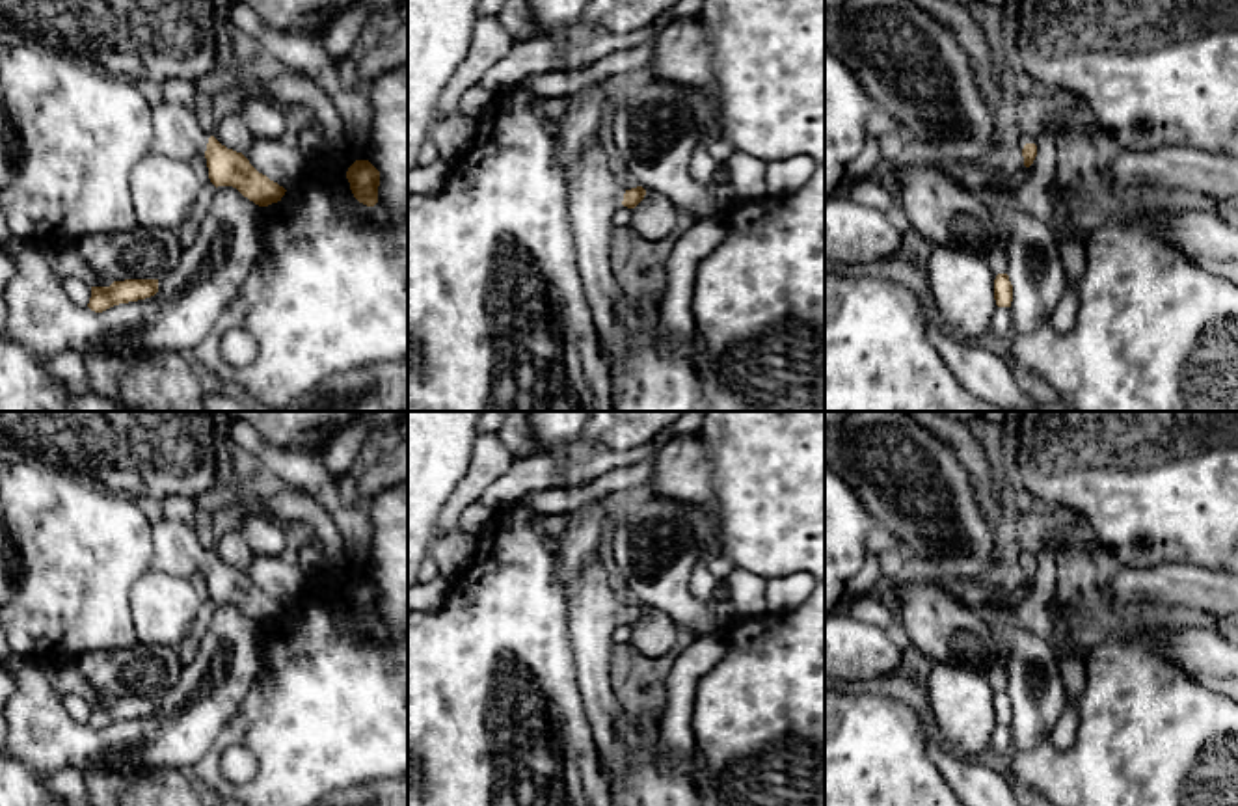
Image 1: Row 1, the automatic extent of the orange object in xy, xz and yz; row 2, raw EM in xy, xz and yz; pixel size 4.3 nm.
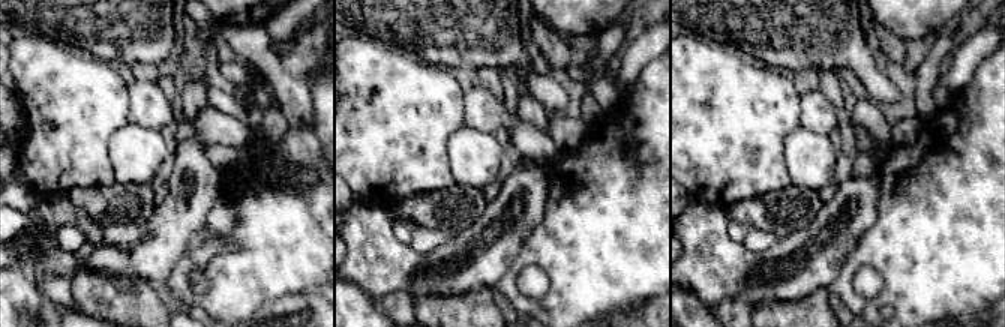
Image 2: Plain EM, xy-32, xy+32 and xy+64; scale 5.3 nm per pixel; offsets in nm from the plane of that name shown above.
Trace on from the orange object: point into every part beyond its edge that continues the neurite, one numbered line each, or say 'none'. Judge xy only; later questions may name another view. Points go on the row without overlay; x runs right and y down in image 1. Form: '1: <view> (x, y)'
1: xy (177, 551)

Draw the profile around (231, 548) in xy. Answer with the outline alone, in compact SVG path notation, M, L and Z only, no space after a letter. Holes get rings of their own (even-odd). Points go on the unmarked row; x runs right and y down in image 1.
M238 523L218 538L214 555L222 562L225 562L227 566L233 566L236 570L244 571L248 568L248 564L253 557L253 551L251 551L248 540L244 538Z

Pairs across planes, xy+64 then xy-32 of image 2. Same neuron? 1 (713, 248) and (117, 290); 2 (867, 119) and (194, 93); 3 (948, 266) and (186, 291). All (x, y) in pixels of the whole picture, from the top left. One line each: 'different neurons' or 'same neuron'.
1: different neurons
2: same neuron
3: same neuron

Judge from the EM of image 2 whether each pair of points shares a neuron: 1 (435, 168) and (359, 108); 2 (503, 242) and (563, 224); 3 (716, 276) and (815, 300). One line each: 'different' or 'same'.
1: same
2: different
3: different

